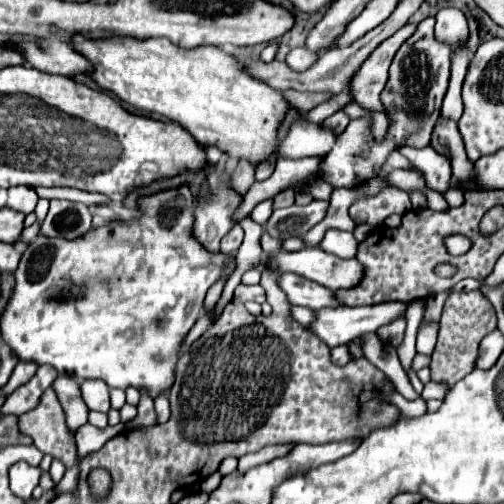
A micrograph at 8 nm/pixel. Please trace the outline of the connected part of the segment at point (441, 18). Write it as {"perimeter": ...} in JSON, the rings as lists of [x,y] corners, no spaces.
{"perimeter":[[[442,8],[436,14],[436,26],[434,34],[438,40],[452,46],[452,52],[456,50],[456,44],[468,42],[468,24],[466,16],[458,8]]]}

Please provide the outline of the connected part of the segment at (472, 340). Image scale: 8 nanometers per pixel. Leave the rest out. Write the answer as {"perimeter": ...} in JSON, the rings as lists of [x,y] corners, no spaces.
{"perimeter":[[[480,290],[452,292],[444,304],[438,342],[436,342],[436,348],[432,354],[432,362],[430,362],[432,380],[442,382],[448,388],[452,388],[460,378],[464,378],[468,372],[472,372],[476,368],[480,340],[496,328],[496,322],[498,322],[498,318],[494,314],[494,308],[490,306],[488,298]]]}

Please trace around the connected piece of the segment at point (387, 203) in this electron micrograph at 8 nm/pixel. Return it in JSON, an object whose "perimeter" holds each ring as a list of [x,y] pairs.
{"perimeter":[[[384,188],[378,196],[356,202],[349,209],[349,215],[356,224],[369,224],[376,227],[390,214],[404,214],[412,208],[410,196],[398,188]]]}

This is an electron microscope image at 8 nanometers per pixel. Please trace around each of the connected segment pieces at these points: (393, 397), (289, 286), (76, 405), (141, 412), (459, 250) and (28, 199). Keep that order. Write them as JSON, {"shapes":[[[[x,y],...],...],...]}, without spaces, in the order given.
{"shapes":[[[[393,392],[386,397],[386,400],[392,404],[396,404],[396,406],[400,408],[400,412],[402,412],[404,416],[410,416],[410,418],[422,416],[427,411],[426,402],[422,400],[422,398],[406,400],[406,398],[402,398],[398,392]]],[[[280,274],[276,282],[280,290],[284,290],[290,304],[306,306],[310,310],[318,310],[324,306],[338,306],[338,302],[334,302],[332,298],[332,290],[312,280],[306,280],[298,274]]],[[[58,376],[52,382],[52,388],[66,412],[66,424],[72,432],[76,432],[82,424],[88,422],[88,406],[82,400],[80,384],[70,376]]],[[[142,394],[140,402],[138,402],[138,416],[134,418],[134,422],[126,424],[126,428],[146,428],[156,424],[156,414],[154,414],[154,402],[150,398],[150,394]]],[[[450,236],[446,240],[446,246],[448,246],[450,254],[464,254],[470,248],[470,240],[464,236]]],[[[30,186],[8,188],[8,208],[12,208],[12,210],[18,210],[22,214],[30,214],[30,212],[34,212],[38,200],[40,198],[38,198],[36,190]]]]}

